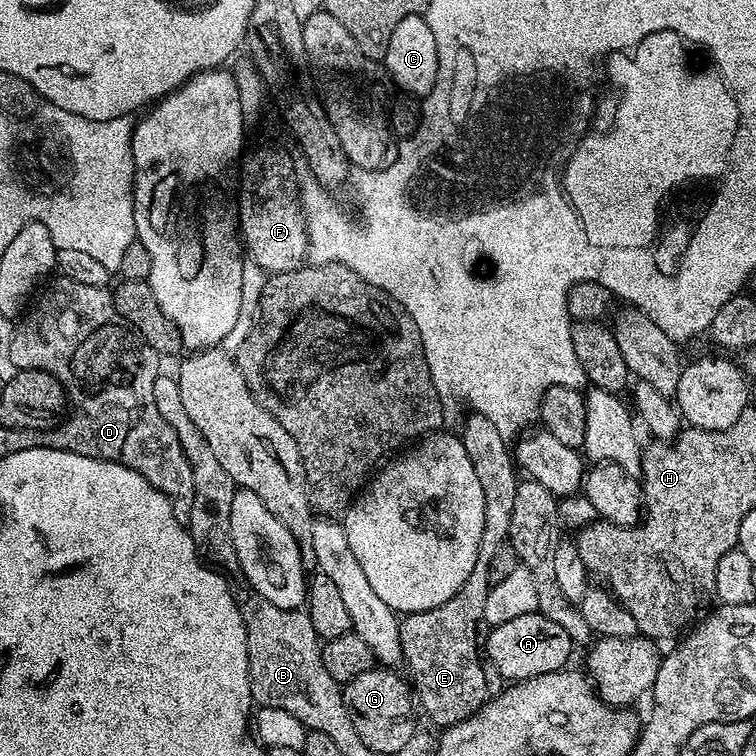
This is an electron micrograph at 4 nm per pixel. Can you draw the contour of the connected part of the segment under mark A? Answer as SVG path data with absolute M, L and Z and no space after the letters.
M539 610L530 614L522 614L518 618L510 618L510 622L491 625L487 629L486 639L482 644L486 660L504 682L529 680L538 678L538 674L550 674L569 667L568 659L572 656L574 645L570 634L558 626L558 622L550 622Z

